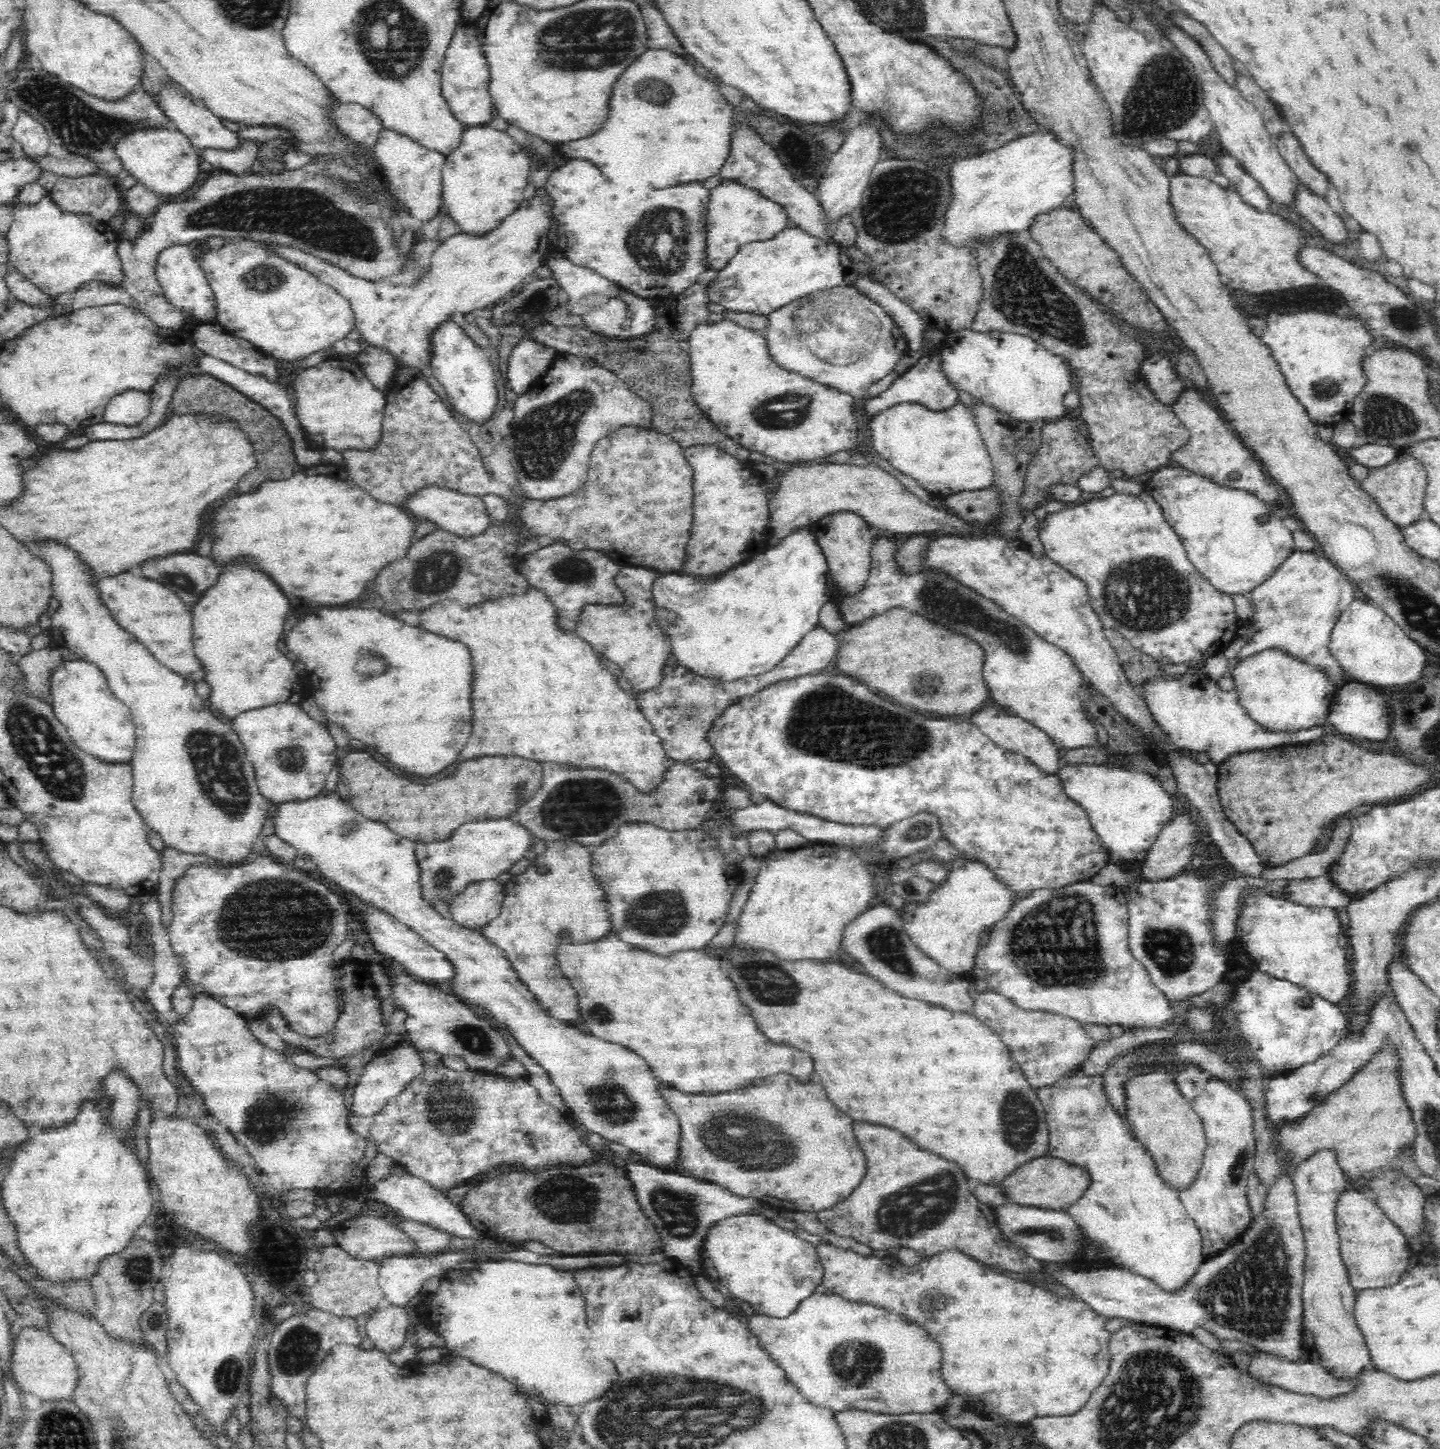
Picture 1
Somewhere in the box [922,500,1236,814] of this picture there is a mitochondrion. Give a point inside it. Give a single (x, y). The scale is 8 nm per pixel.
(1161, 593)

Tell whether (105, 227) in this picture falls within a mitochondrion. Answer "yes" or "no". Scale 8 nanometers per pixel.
no

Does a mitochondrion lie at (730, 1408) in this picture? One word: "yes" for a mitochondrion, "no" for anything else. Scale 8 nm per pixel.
yes

